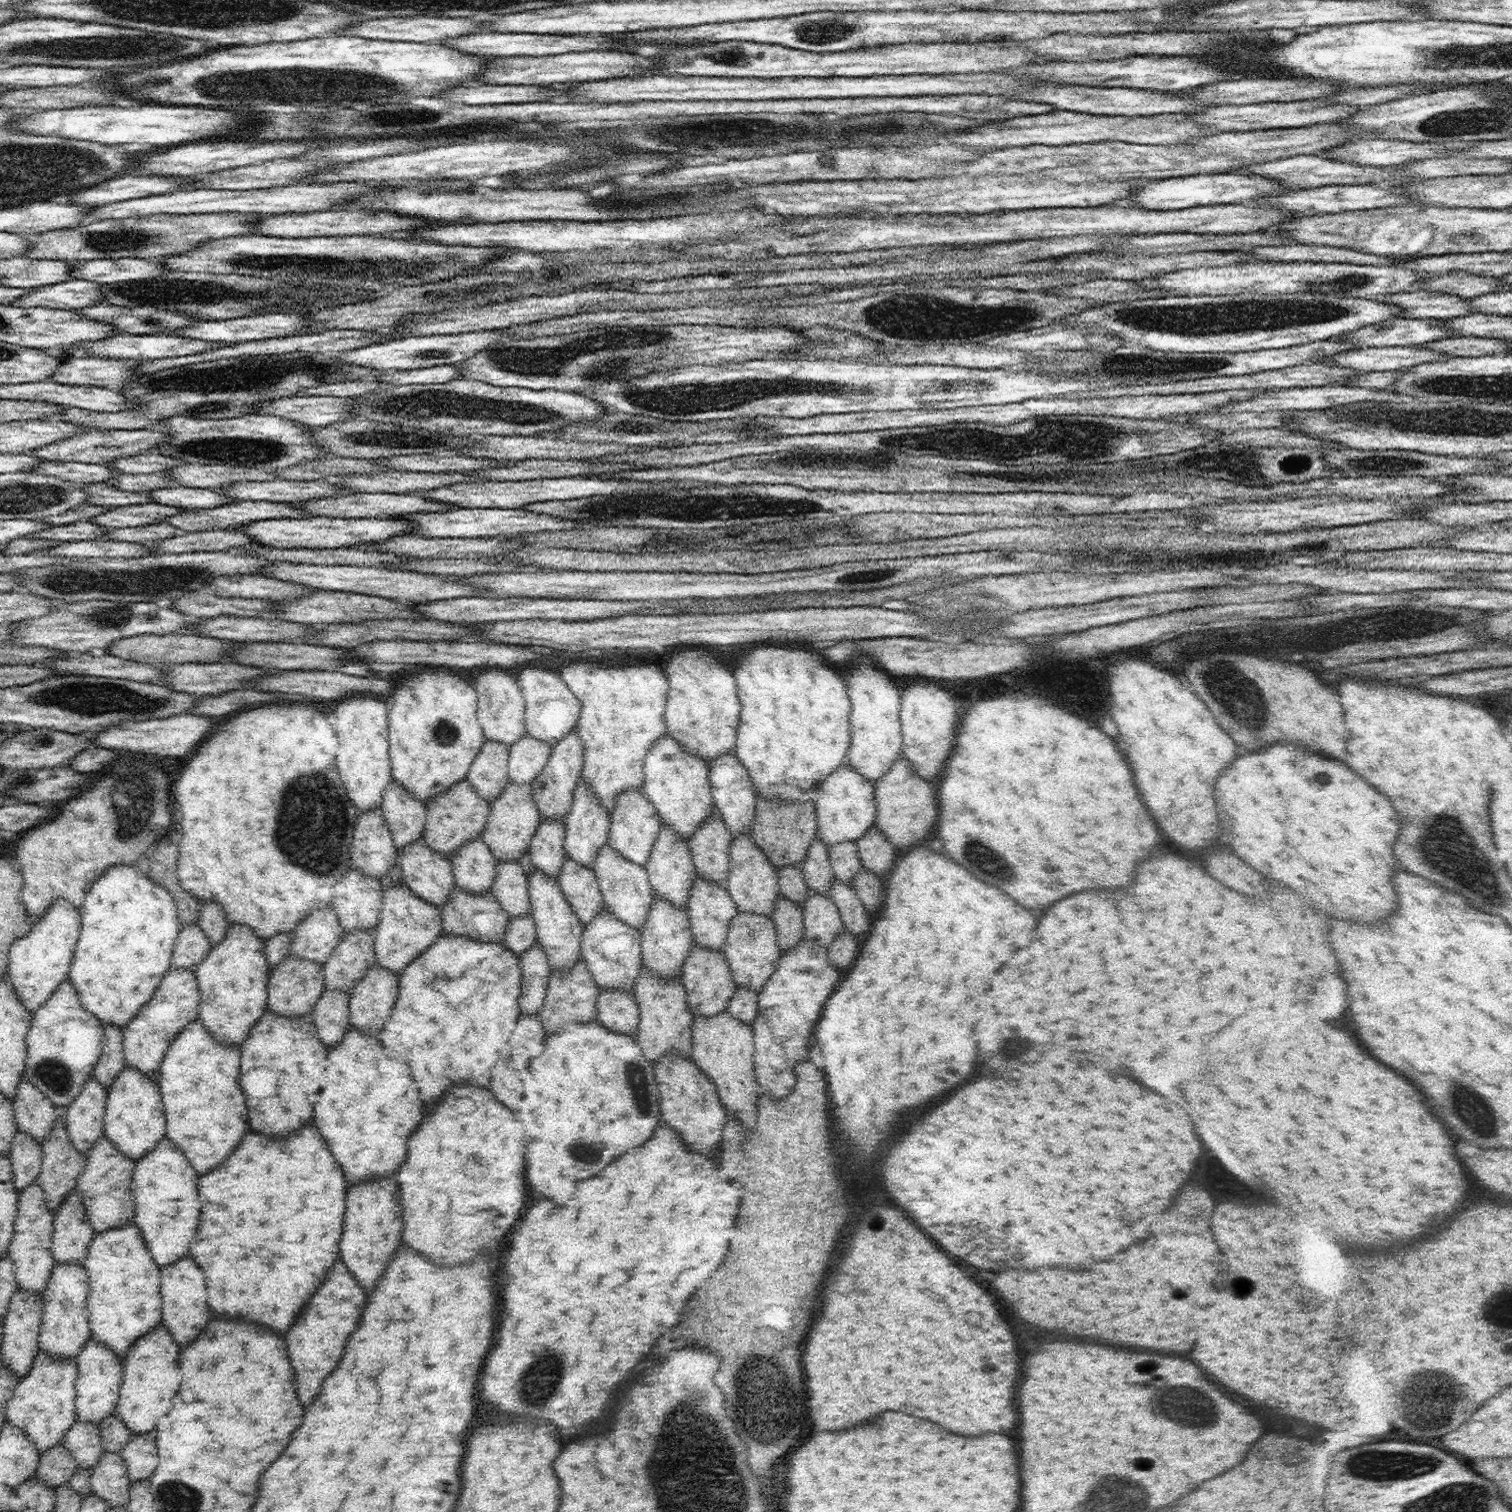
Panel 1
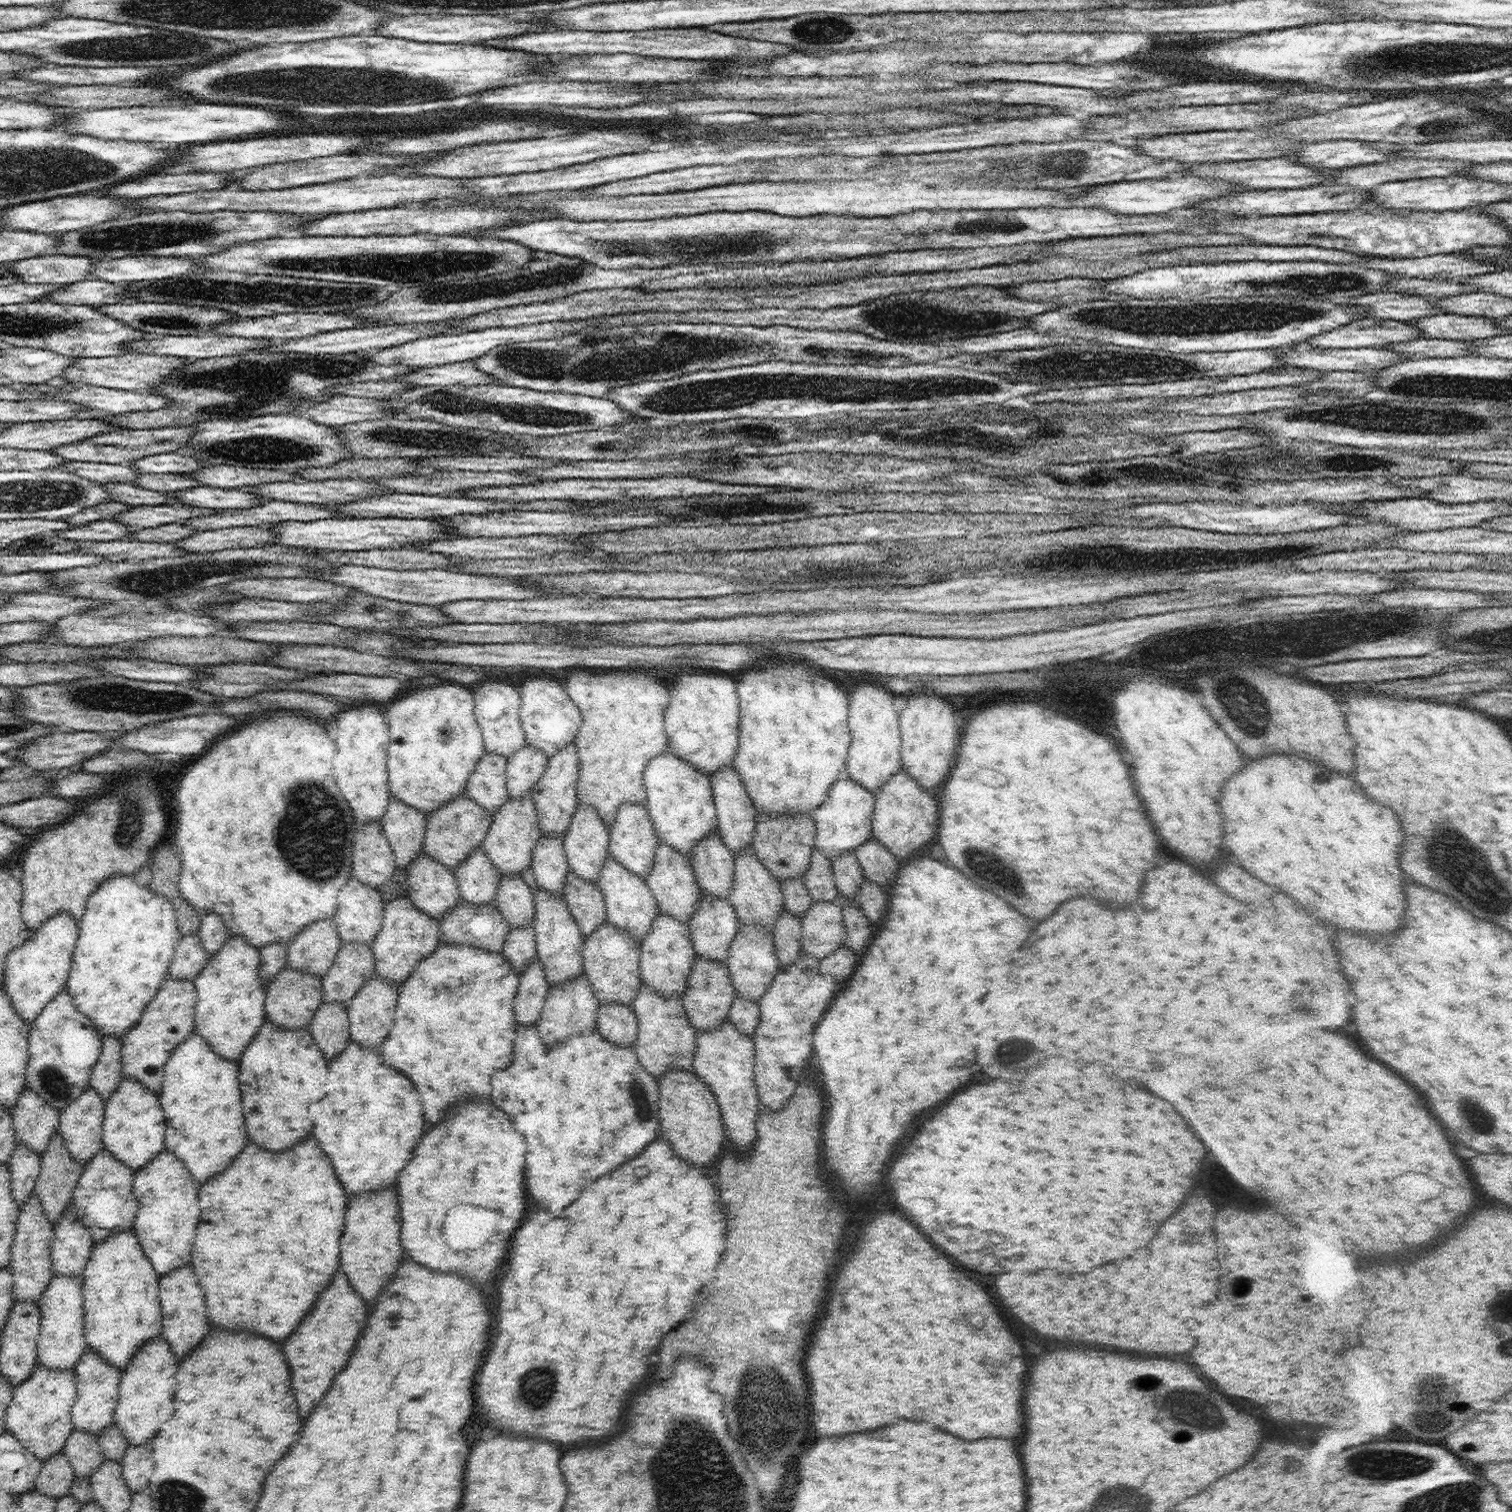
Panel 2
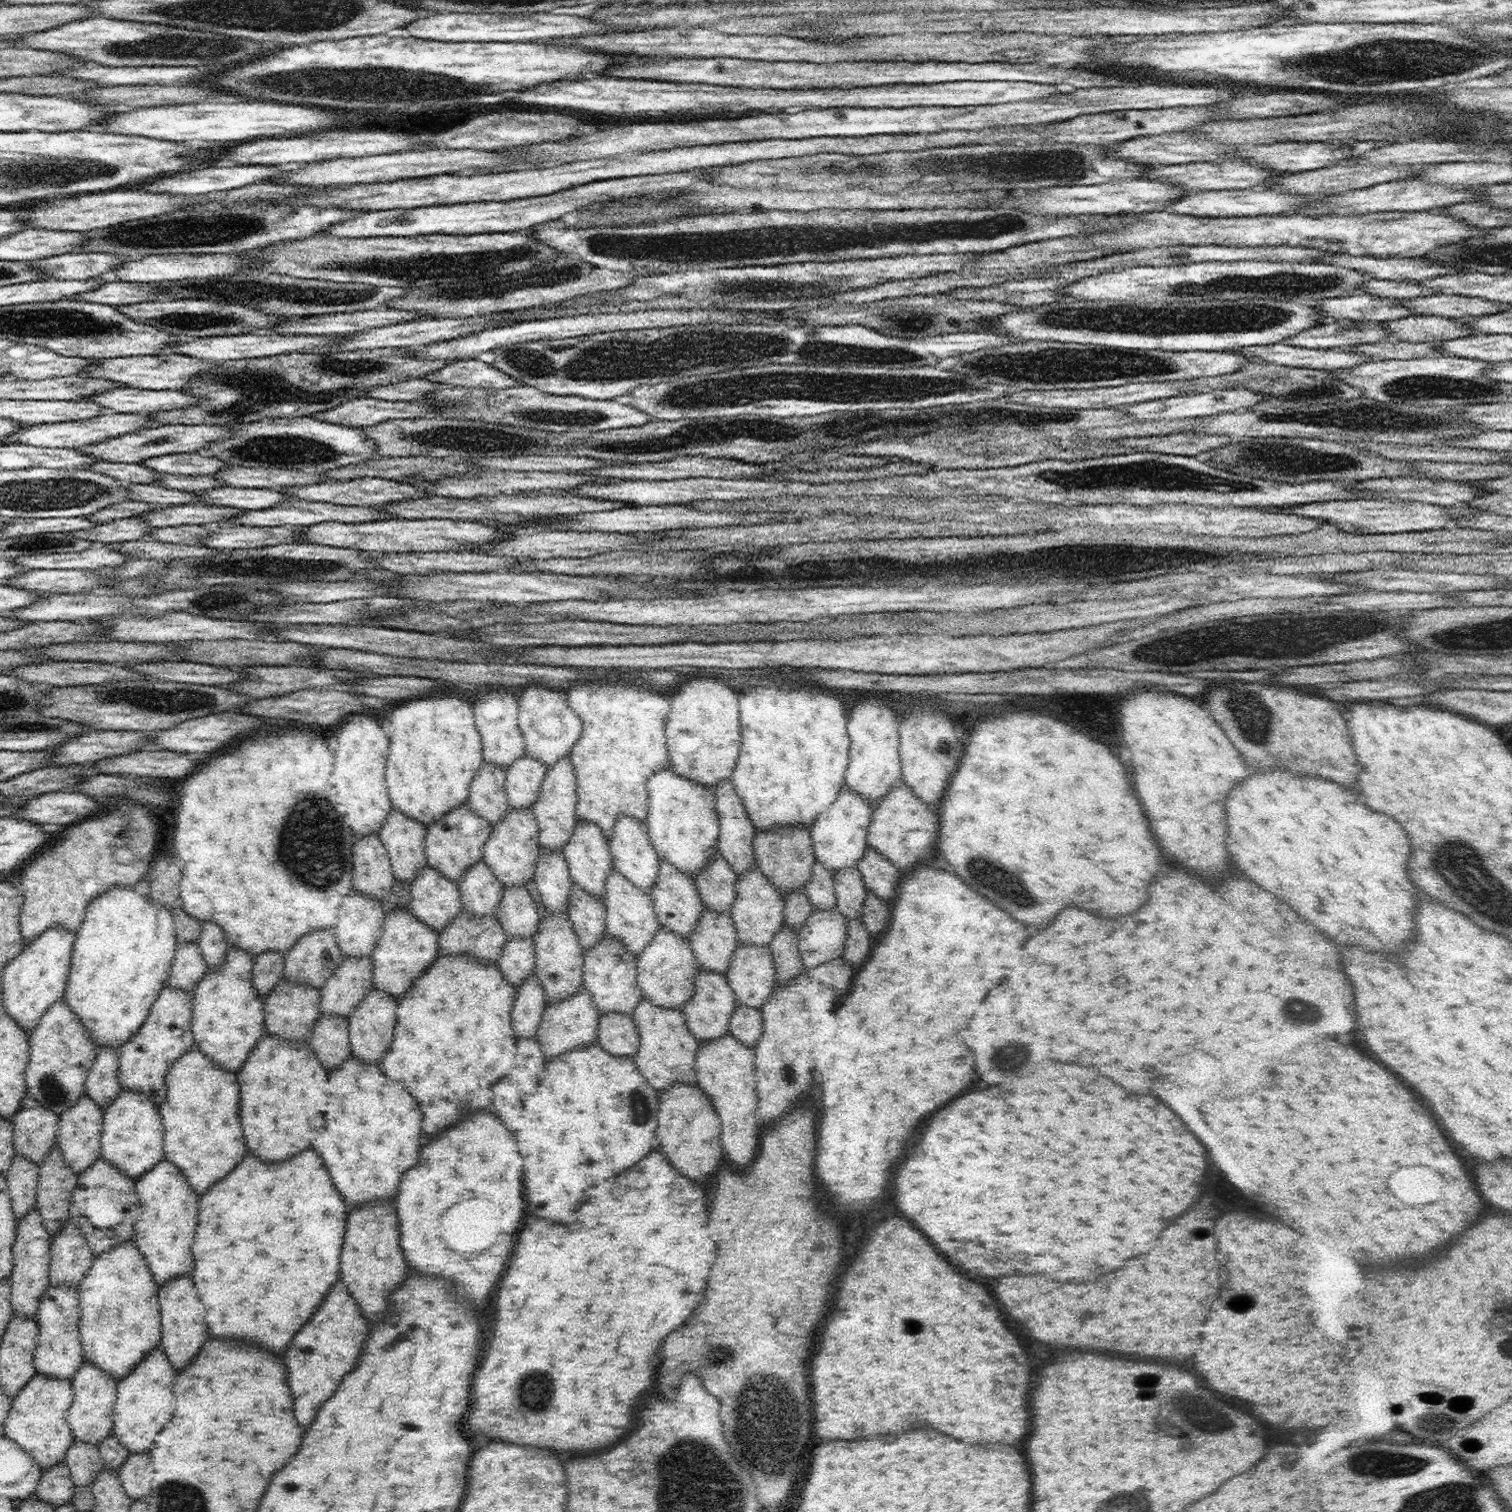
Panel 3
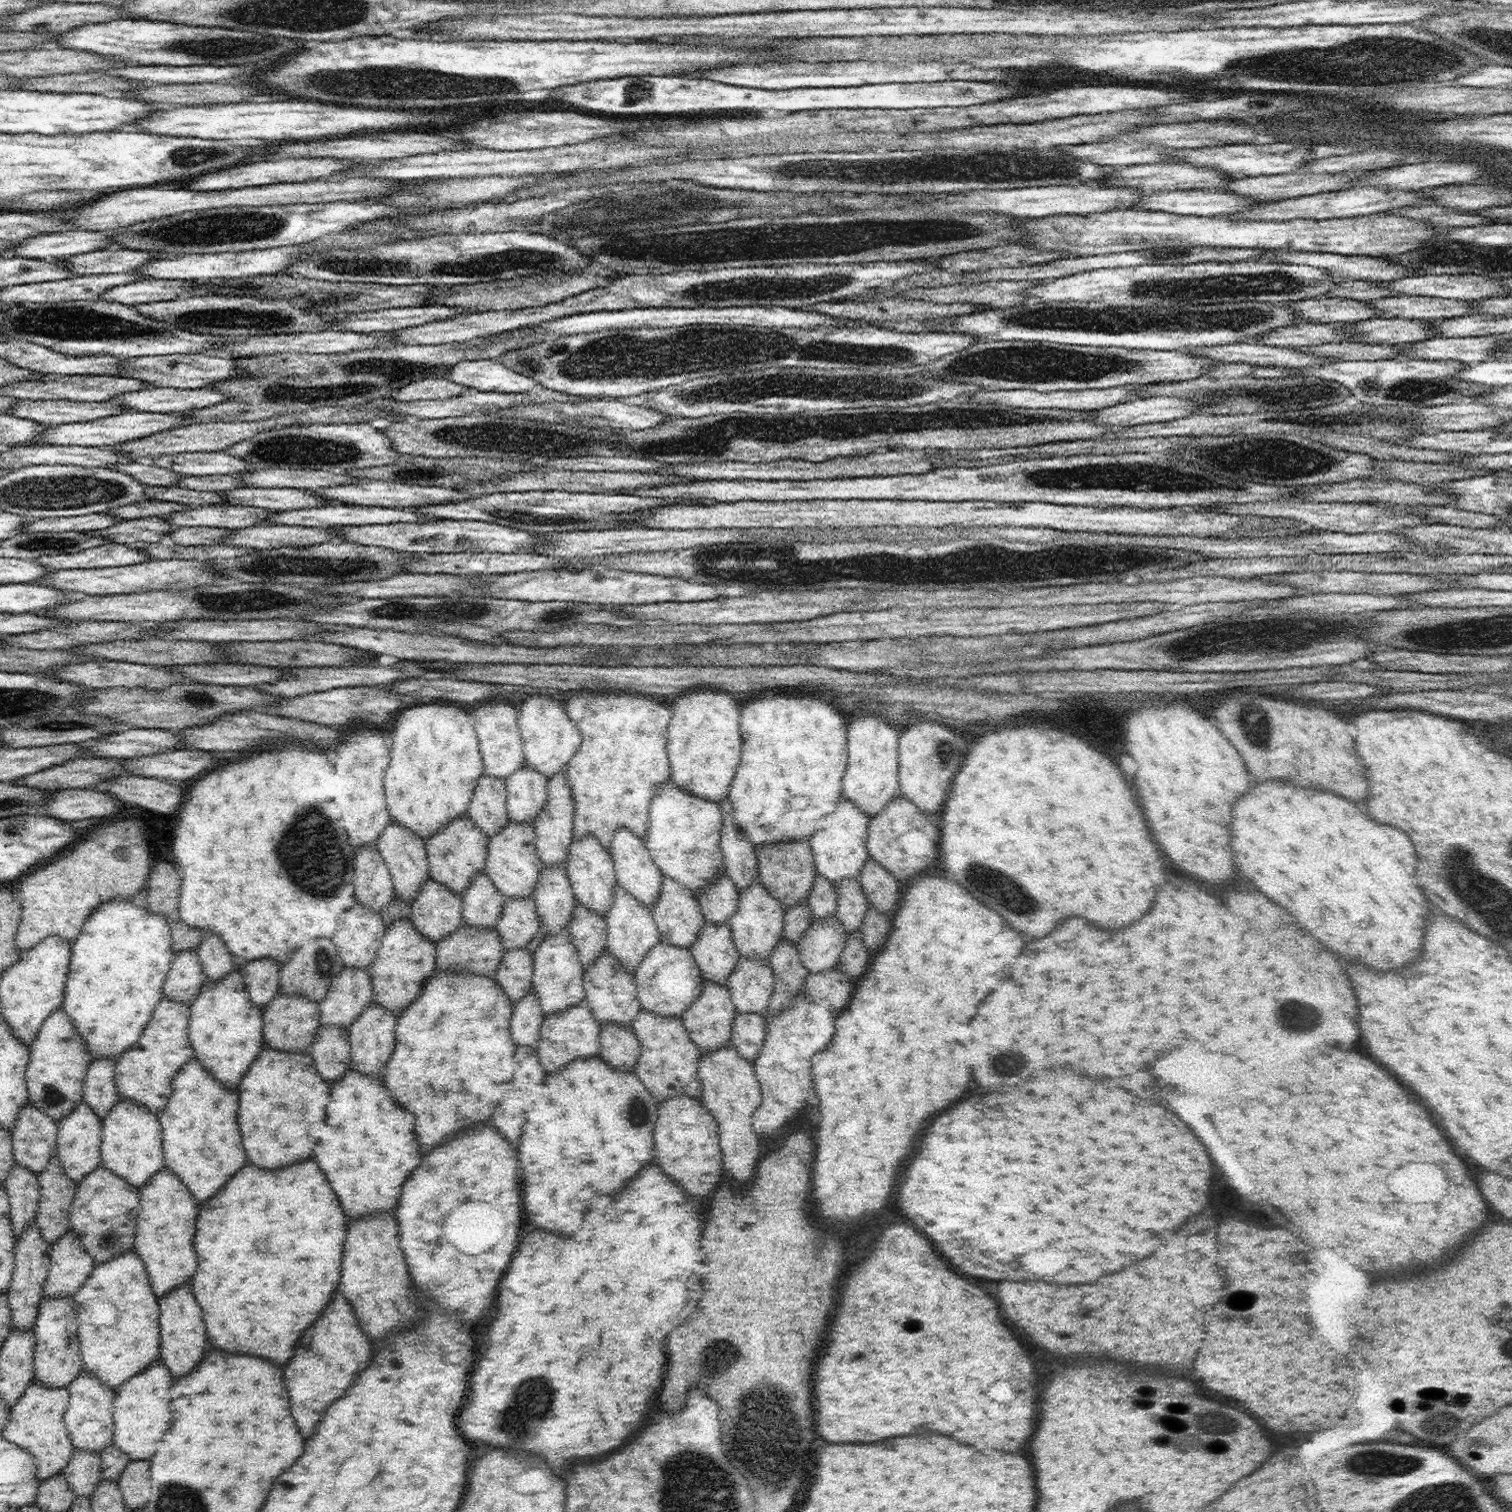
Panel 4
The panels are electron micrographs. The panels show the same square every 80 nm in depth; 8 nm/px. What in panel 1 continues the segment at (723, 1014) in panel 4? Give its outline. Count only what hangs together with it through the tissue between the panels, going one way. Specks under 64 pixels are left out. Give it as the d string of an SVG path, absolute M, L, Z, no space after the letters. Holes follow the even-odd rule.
M692 945L681 968L680 976L687 992L687 1005L694 1017L713 1017L728 1006L728 1001L735 994L736 986L733 974L722 950L704 948L702 945Z

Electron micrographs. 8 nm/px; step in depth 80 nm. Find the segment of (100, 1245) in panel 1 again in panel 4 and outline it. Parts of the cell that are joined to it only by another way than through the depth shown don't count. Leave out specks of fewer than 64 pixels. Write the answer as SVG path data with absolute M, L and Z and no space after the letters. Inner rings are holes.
M132 1249L123 1252L108 1262L101 1262L94 1267L90 1277L84 1282L77 1293L73 1294L78 1317L77 1335L79 1351L83 1358L83 1368L96 1374L103 1385L112 1390L119 1389L129 1378L140 1374L150 1362L158 1360L160 1356L160 1318L159 1300L152 1294L152 1285L148 1280L148 1271L140 1255Z

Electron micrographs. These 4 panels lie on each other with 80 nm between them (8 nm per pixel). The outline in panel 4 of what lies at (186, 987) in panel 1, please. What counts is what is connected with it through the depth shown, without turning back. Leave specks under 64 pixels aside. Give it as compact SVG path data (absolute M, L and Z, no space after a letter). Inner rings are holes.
M162 1000L157 1004L138 1042L122 1053L115 1062L114 1078L120 1100L138 1101L157 1116L164 1110L171 1095L174 1075L194 1058L193 1046L188 1036L190 1008L188 1003L170 1002L170 1000Z

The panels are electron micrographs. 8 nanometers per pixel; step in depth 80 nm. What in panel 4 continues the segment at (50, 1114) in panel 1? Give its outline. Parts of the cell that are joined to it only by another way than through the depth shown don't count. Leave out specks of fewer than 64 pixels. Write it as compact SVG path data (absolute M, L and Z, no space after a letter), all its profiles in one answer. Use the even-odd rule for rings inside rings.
M26 1103L11 1131L15 1162L34 1171L37 1175L40 1174L46 1168L50 1157L57 1154L58 1125L59 1121L55 1122L32 1103Z

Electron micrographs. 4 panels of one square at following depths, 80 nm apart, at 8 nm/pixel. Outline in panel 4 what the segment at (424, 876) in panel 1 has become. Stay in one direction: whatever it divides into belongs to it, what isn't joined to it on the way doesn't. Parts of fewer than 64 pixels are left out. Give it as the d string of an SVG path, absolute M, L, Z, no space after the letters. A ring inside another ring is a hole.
M429 876L411 902L414 928L436 944L463 922L461 896Z

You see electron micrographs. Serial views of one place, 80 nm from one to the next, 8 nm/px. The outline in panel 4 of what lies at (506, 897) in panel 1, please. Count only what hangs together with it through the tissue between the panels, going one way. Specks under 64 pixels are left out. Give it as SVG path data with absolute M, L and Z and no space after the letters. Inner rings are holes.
M532 896L506 899L496 924L505 952L526 947L535 937L540 925Z

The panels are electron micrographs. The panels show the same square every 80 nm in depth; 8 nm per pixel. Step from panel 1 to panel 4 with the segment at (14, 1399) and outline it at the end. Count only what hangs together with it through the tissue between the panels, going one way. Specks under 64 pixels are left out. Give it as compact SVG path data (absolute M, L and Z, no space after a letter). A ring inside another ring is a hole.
M33 1380L26 1387L17 1404L11 1408L3 1435L37 1458L36 1478L40 1482L62 1472L70 1462L74 1448L63 1419L64 1411L69 1405L69 1398L70 1393L66 1387L49 1387Z

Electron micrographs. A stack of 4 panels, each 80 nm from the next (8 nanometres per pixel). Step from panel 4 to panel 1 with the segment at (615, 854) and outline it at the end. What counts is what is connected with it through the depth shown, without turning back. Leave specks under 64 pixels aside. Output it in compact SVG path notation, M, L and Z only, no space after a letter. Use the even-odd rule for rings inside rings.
M626 789L621 795L617 796L617 801L611 814L607 843L635 865L645 866L653 844L658 838L661 825L658 811L655 810L648 797L643 792L636 792L636 789Z

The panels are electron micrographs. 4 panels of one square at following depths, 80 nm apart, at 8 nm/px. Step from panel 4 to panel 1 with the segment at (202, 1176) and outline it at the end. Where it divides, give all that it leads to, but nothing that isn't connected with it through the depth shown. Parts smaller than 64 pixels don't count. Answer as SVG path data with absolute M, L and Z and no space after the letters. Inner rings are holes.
M196 1017L170 1043L157 1082L165 1108L165 1138L182 1148L198 1174L224 1162L248 1130L248 1108L240 1088L241 1047L215 1041L202 1022Z

